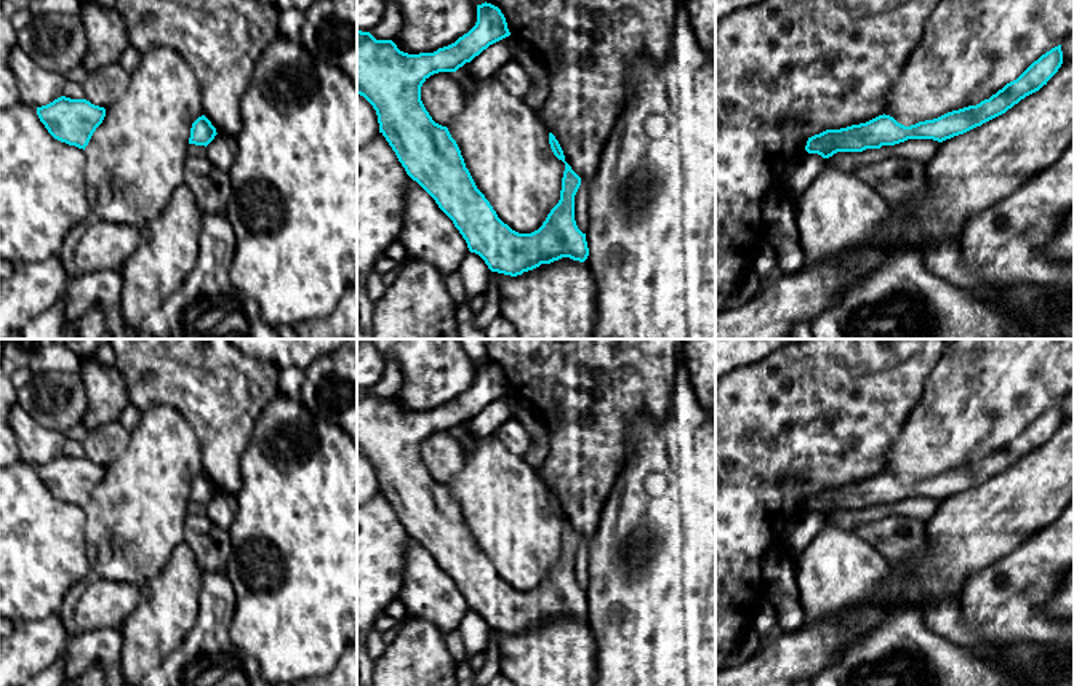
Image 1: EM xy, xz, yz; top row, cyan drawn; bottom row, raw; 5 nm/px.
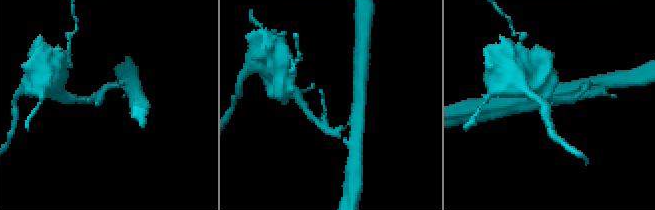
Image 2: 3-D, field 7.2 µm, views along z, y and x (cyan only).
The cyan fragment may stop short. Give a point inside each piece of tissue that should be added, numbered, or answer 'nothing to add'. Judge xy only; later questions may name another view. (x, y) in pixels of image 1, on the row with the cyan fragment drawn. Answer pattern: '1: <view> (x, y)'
nothing to add

